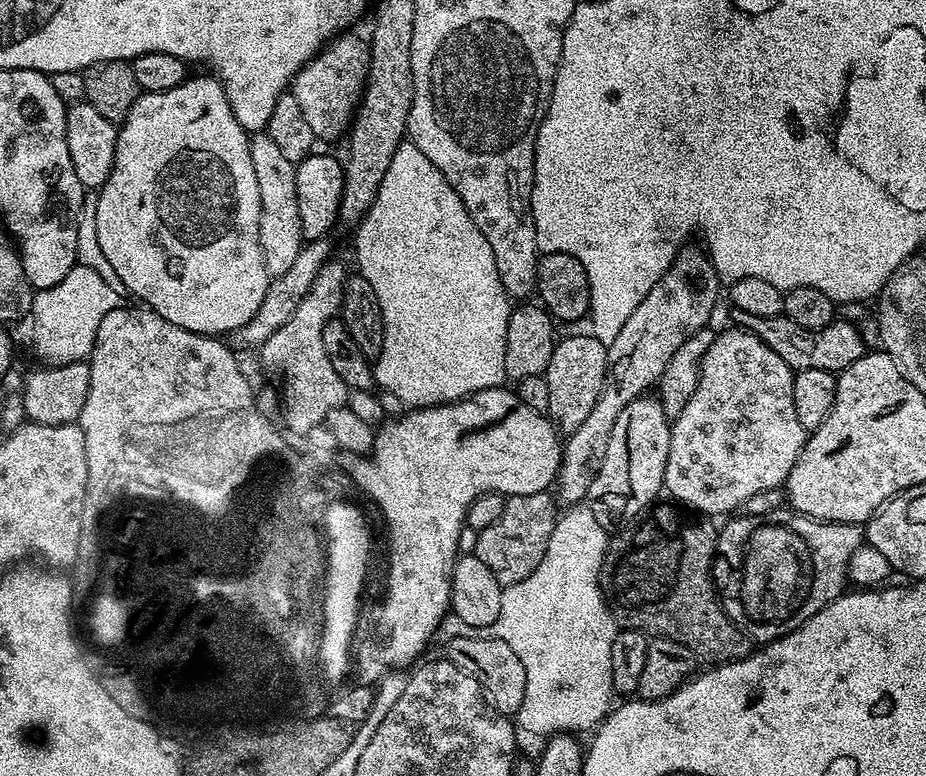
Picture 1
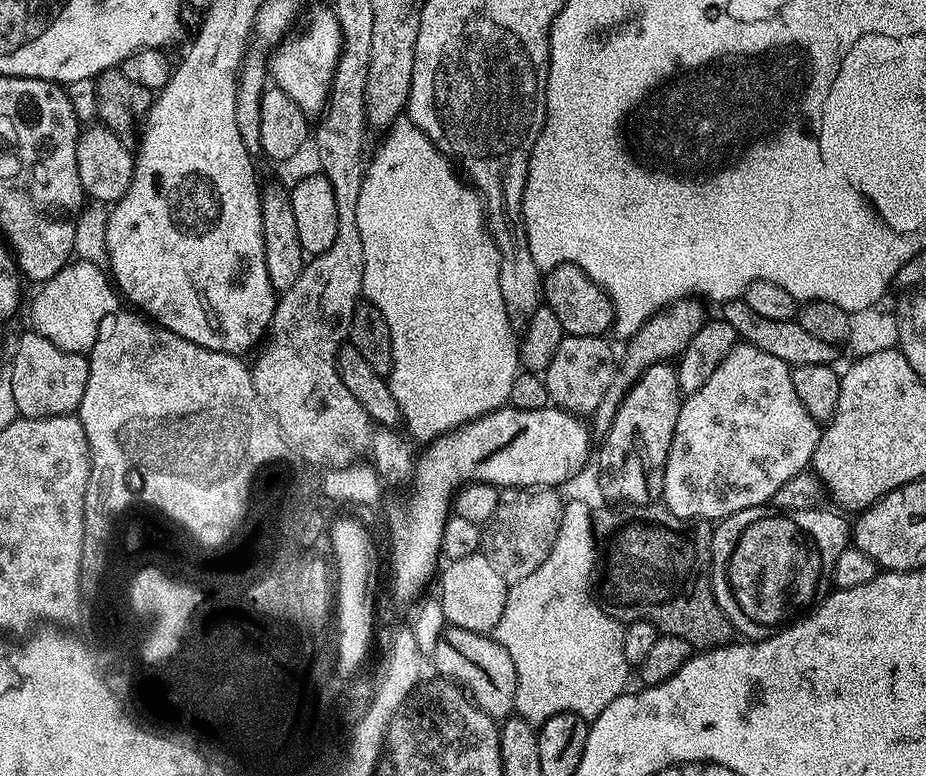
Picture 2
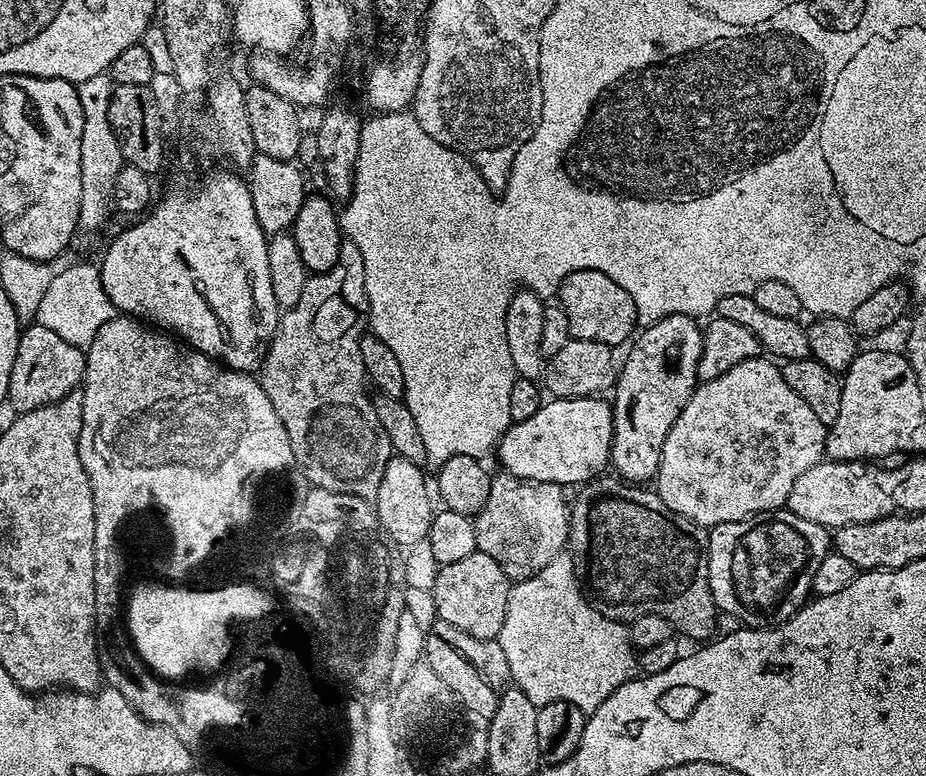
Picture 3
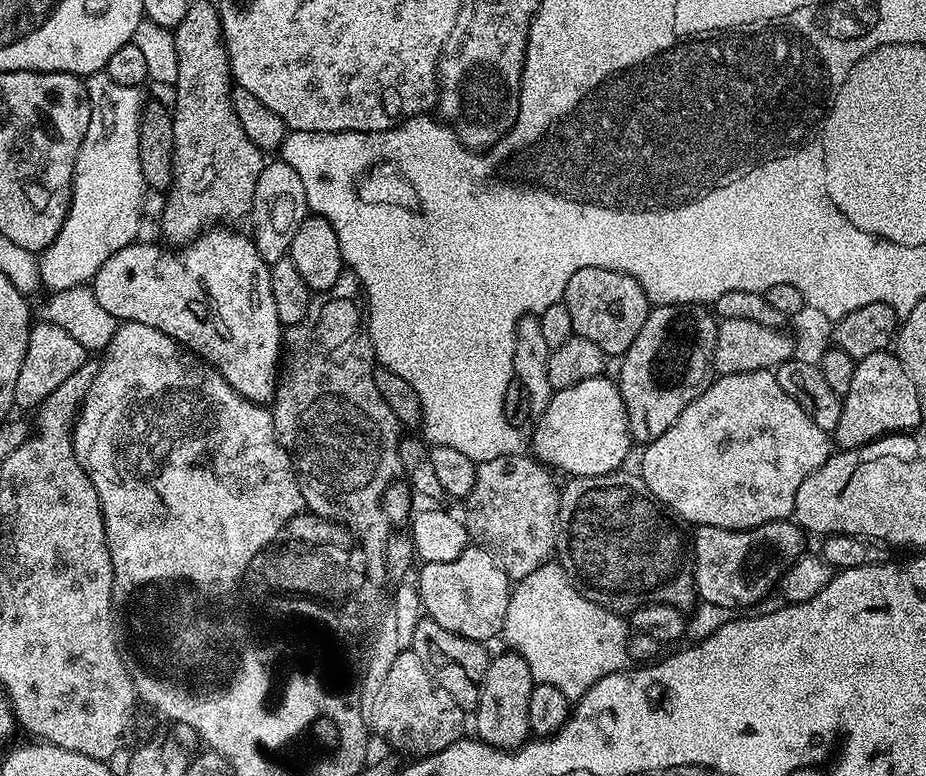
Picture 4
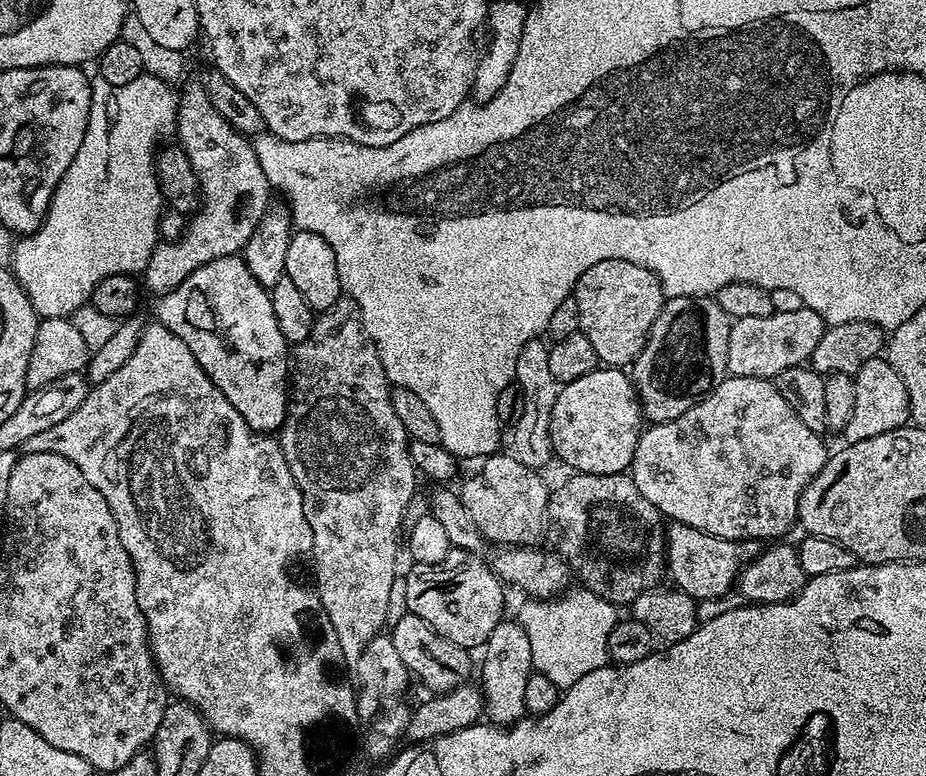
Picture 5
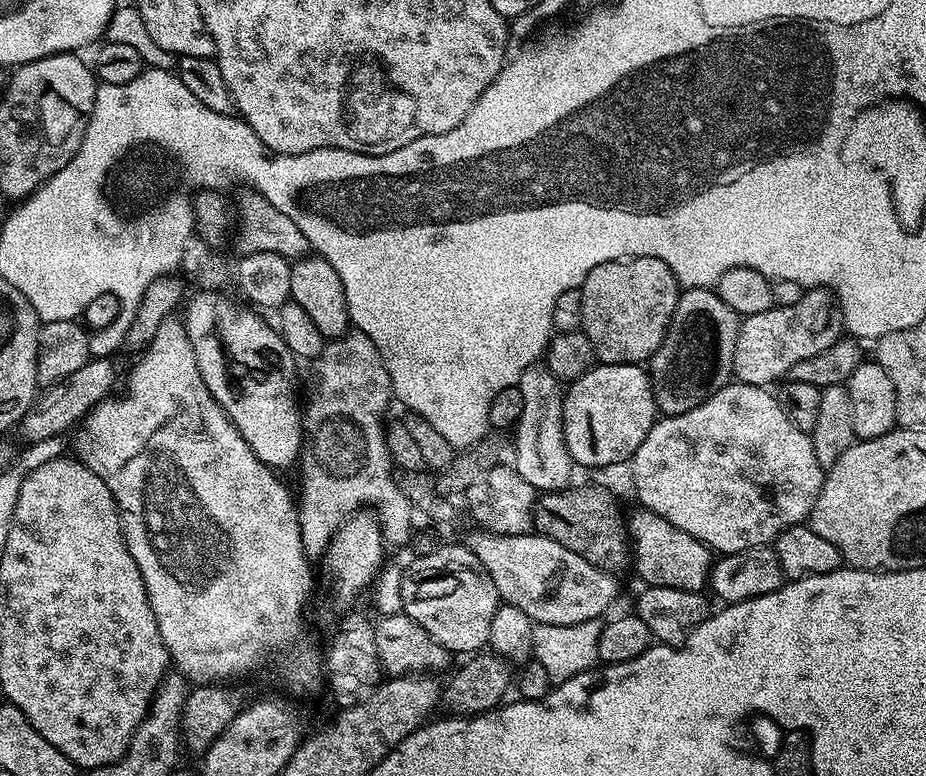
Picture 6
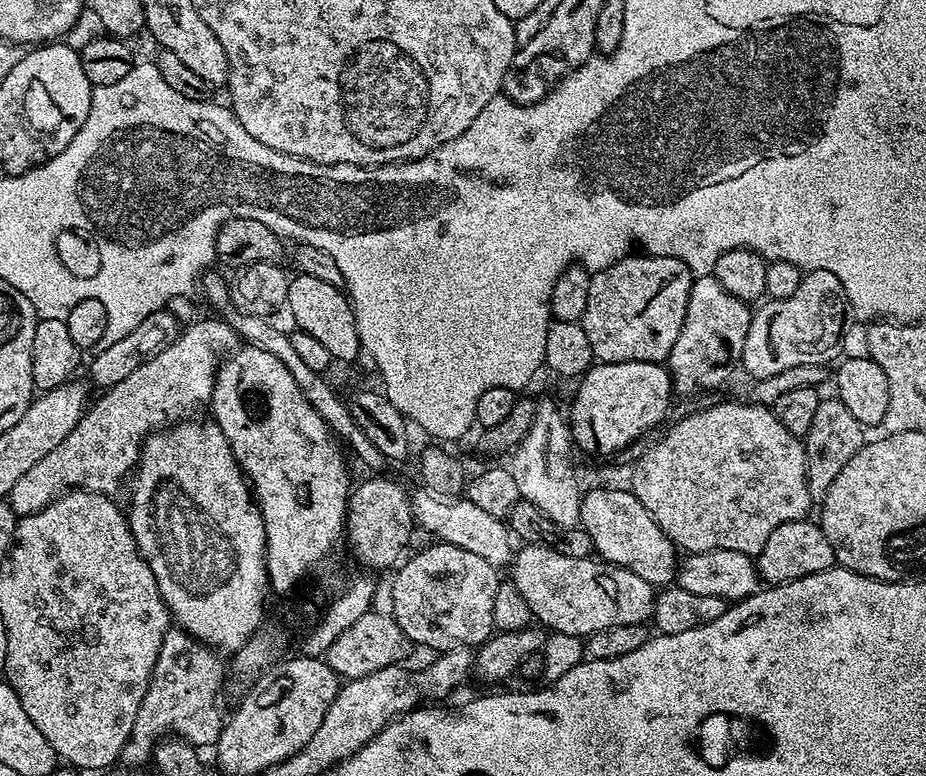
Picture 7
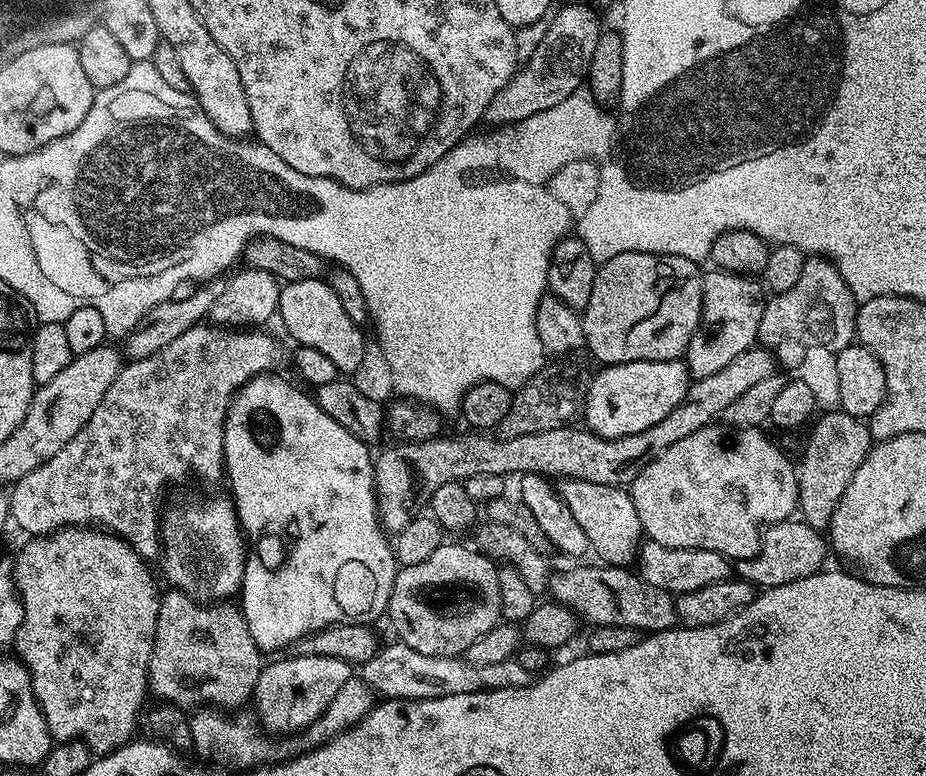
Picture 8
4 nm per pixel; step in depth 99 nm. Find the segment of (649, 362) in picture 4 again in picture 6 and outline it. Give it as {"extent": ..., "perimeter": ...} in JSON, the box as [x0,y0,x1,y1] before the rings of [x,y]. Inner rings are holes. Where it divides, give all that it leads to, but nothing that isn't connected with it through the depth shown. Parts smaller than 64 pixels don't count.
{"extent":[650,288,741,416],"perimeter":[[[712,288],[681,291],[680,301],[662,338],[662,346],[650,361],[652,393],[657,409],[664,416],[686,414],[710,398],[733,379],[734,346],[738,342],[741,316]]]}

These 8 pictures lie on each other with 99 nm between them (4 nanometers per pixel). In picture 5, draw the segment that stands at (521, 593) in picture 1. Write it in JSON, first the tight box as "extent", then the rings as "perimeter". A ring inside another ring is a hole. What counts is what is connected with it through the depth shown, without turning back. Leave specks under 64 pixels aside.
{"extent":[518,586,618,690],"perimeter":[[[583,586],[571,587],[555,598],[532,598],[527,602],[521,606],[518,619],[530,640],[535,671],[563,690],[574,686],[590,670],[609,667],[608,643],[618,619],[617,605]]]}

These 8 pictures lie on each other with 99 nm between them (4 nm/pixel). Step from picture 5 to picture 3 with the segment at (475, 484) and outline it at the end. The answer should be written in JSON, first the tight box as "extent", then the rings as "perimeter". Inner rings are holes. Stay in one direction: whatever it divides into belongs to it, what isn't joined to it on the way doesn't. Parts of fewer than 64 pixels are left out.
{"extent":[472,474,570,581],"perimeter":[[[507,474],[493,475],[490,498],[472,521],[474,538],[477,549],[490,554],[490,558],[502,566],[509,581],[530,579],[565,551],[570,500],[564,497],[564,492],[561,485],[550,482],[523,480]]]}

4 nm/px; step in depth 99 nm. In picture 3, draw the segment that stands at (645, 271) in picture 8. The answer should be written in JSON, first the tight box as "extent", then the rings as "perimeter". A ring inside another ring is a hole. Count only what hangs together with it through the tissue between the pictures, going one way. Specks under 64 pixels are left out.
{"extent":[558,270,637,346],"perimeter":[[[574,270],[566,276],[560,283],[558,303],[570,322],[570,334],[574,340],[619,346],[628,335],[631,337],[637,331],[634,298],[630,298],[614,278],[598,270]]]}

